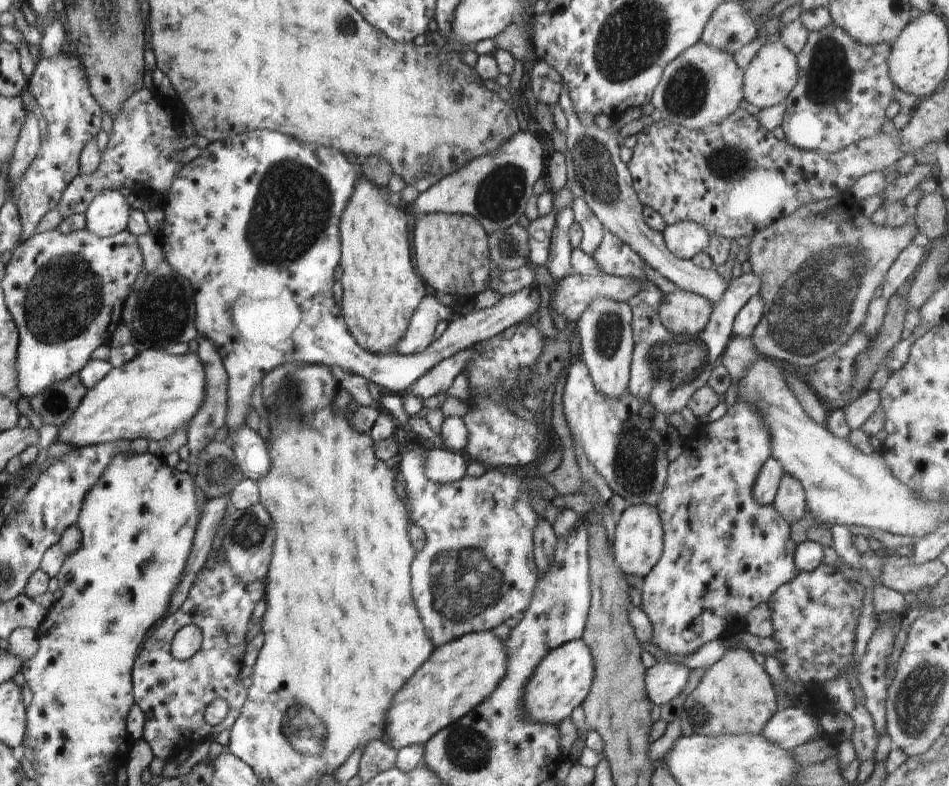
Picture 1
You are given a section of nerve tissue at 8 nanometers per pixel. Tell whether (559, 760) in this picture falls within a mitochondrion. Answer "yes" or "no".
no

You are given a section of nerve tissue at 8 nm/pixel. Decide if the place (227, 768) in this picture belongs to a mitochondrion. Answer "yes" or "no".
no

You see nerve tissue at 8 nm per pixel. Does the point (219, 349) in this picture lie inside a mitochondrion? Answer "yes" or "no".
no

